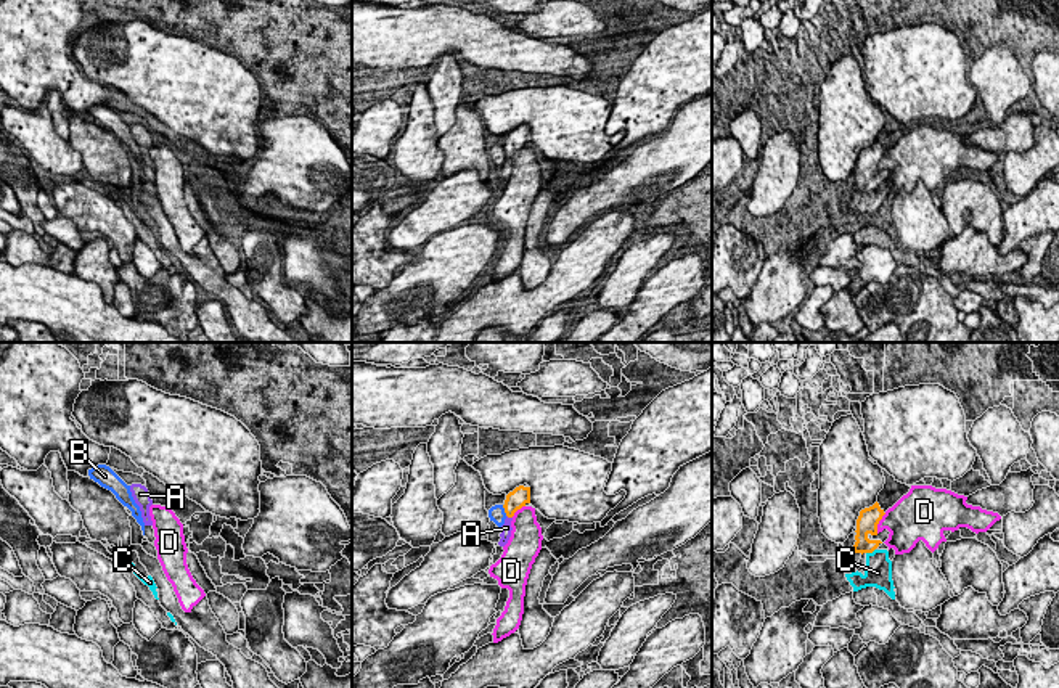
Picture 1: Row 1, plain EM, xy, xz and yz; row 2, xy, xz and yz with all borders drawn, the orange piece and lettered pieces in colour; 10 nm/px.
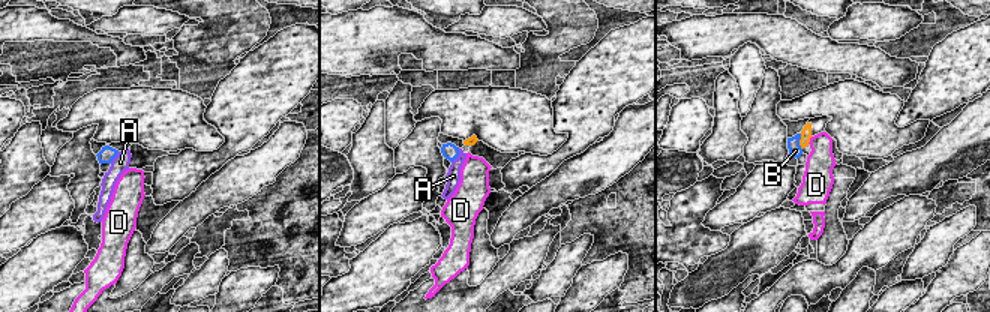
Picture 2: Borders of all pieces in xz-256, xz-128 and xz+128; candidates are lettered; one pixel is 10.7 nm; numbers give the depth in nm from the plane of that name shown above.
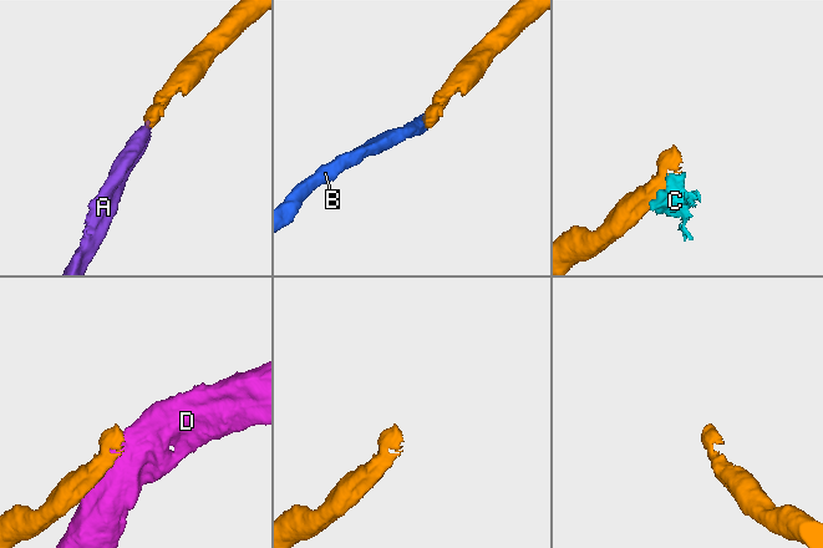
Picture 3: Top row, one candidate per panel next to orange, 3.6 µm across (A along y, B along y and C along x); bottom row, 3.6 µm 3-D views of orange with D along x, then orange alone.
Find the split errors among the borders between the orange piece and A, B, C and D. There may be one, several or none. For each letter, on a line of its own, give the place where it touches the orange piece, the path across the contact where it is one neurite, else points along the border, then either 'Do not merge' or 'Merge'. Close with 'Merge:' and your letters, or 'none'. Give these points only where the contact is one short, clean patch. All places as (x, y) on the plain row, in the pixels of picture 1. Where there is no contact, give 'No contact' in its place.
A: Touches orange at xz (510, 156). Path across: xz (515, 140), (510, 156), (507, 167). Merge
B: Touches orange at xz (505, 150). Boundary: xz (502, 145), (507, 155). Do not merge
C: Touches orange at yz (870, 192). Boundary: yz (875, 188), (866, 193). Do not merge
D: Touches orange at yz (878, 163). Do not merge
Merge: A

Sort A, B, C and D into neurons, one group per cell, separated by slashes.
A / B C / D

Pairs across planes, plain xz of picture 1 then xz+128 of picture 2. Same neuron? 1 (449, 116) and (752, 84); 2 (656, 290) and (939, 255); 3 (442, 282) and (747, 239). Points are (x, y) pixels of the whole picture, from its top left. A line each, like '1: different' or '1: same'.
1: same
2: different
3: same

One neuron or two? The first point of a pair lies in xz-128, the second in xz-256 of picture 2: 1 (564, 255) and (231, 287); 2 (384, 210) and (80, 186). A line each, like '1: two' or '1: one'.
1: two
2: two

